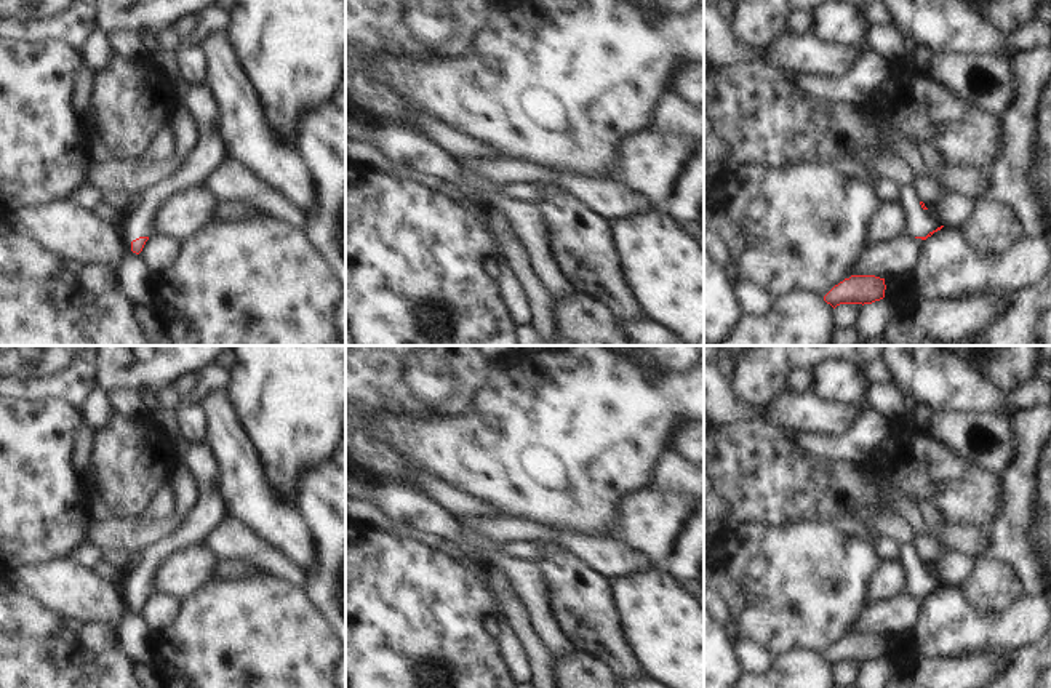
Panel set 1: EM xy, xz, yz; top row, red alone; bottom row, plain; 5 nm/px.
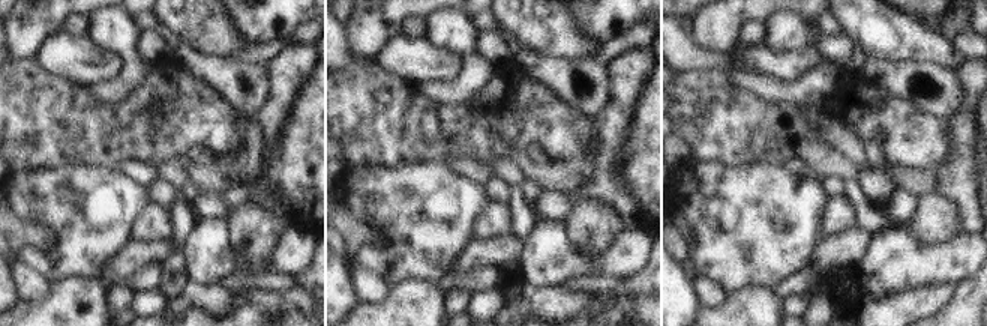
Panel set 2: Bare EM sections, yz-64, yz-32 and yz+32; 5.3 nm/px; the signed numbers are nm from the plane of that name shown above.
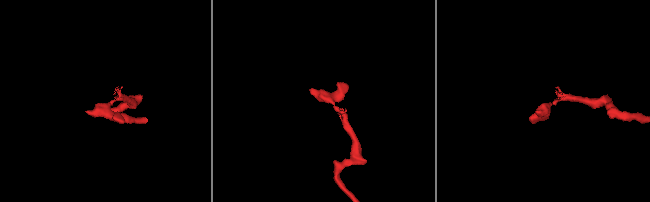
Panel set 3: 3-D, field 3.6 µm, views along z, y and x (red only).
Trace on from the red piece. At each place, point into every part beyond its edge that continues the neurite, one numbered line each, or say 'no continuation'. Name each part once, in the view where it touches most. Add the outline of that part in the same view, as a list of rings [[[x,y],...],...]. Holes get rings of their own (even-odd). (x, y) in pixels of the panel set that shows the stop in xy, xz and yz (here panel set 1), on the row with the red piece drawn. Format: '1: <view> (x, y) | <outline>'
1: yz (920, 223) | [[[904,186],[901,189],[899,200],[909,216],[907,234],[913,237],[926,237],[929,232],[936,230],[942,226],[941,219],[933,216],[928,210],[923,210],[920,205],[920,198],[917,195],[917,189],[912,186]]]

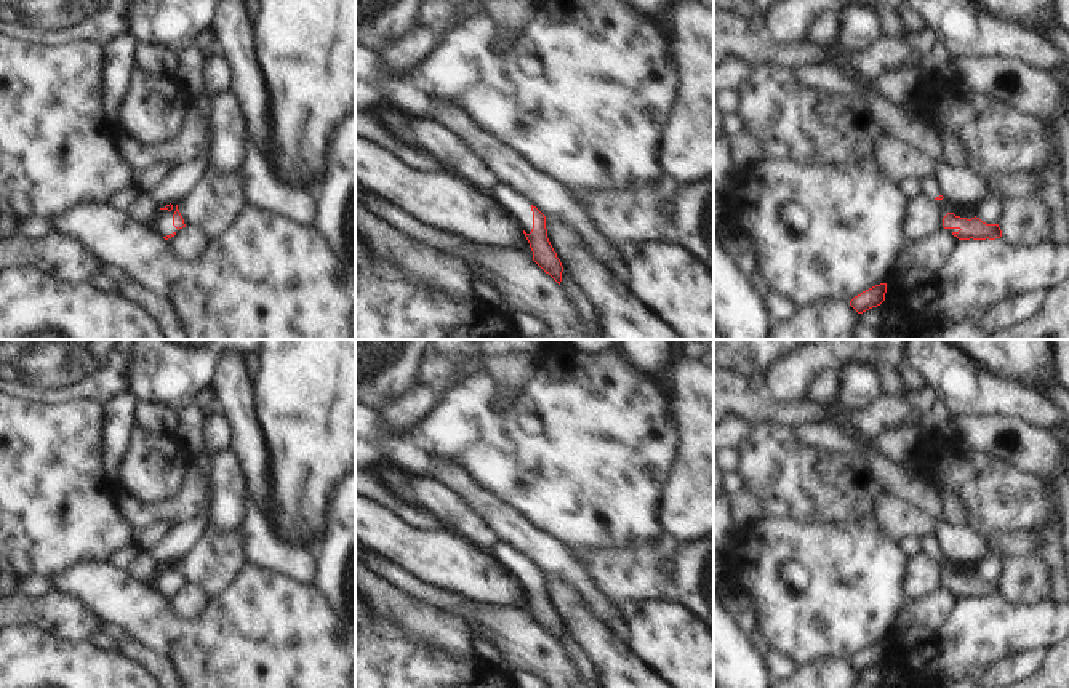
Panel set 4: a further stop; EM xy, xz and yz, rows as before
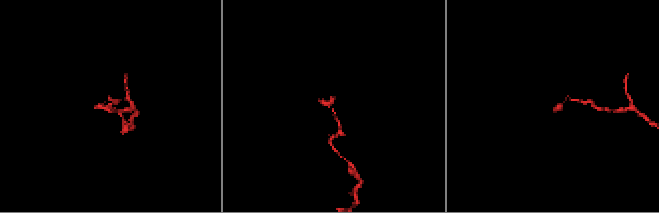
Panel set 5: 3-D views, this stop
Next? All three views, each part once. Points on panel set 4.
1: xy (162, 224) | [[[173,205],[173,210],[158,210],[155,214],[155,219],[152,221],[150,227],[158,237],[166,237],[173,232],[178,232],[178,229],[173,226],[173,214],[176,211],[176,205]]]

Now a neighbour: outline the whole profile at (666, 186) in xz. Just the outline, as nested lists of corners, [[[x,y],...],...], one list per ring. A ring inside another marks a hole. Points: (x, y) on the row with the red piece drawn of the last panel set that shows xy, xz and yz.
[[[661,174],[656,179],[656,187],[658,187],[658,192],[661,195],[661,202],[664,205],[664,214],[663,214],[664,240],[672,242],[672,243],[675,243],[675,227],[672,224],[672,205],[675,200],[677,186],[679,184],[667,174]]]

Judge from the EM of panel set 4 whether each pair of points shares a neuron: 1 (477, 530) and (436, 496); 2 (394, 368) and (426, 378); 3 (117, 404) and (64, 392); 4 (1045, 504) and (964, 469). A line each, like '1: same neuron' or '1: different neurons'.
1: same neuron
2: different neurons
3: different neurons
4: same neuron

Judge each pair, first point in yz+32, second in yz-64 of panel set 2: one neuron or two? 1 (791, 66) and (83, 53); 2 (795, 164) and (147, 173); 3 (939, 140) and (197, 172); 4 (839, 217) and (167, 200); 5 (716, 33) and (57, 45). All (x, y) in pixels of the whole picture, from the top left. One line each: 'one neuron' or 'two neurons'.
1: one neuron
2: one neuron
3: two neurons
4: two neurons
5: two neurons

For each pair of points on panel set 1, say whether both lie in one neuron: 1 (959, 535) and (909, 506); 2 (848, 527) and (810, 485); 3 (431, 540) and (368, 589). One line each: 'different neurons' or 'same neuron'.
1: same neuron
2: different neurons
3: different neurons

